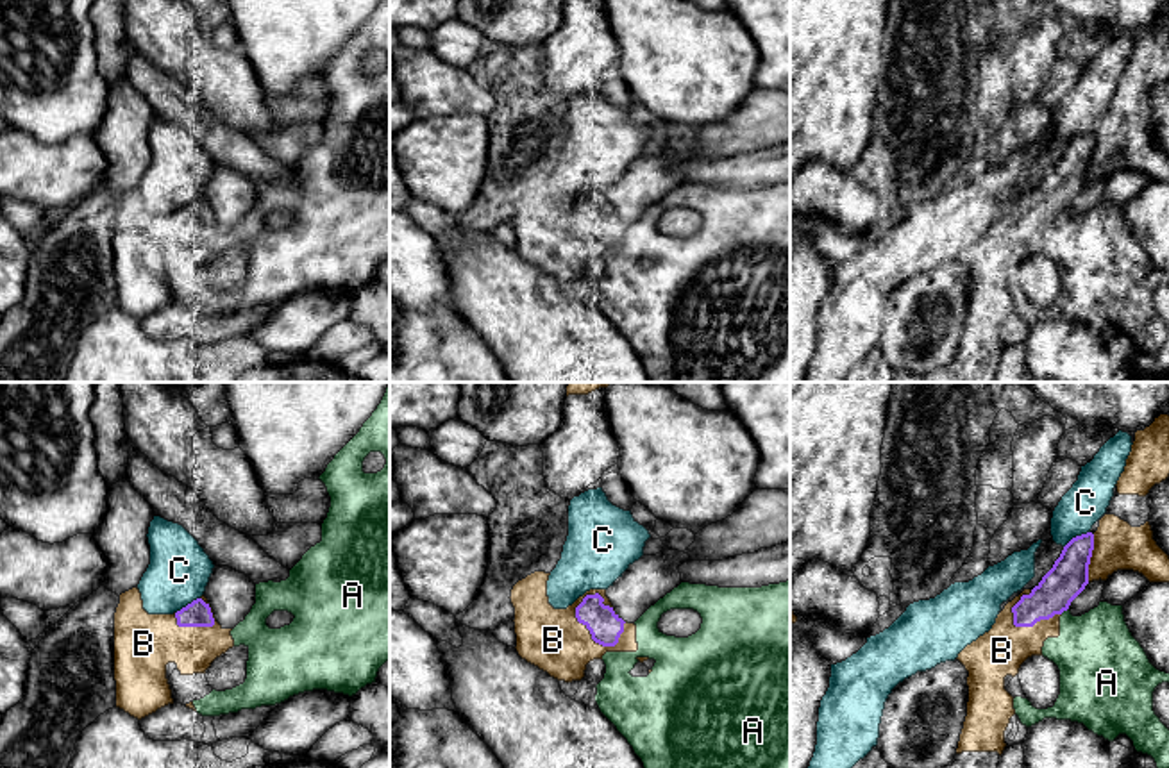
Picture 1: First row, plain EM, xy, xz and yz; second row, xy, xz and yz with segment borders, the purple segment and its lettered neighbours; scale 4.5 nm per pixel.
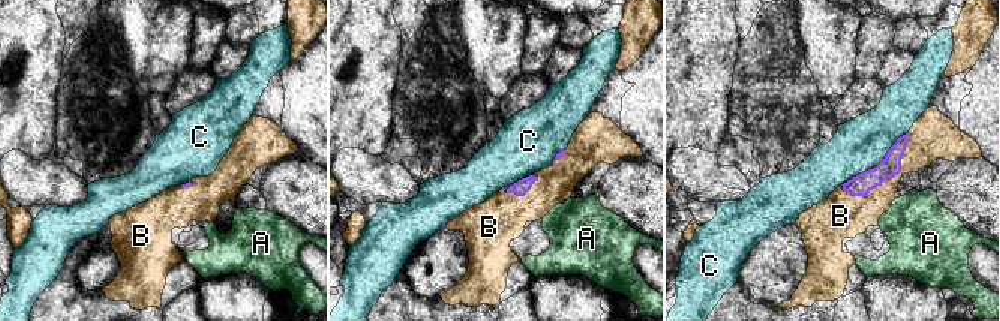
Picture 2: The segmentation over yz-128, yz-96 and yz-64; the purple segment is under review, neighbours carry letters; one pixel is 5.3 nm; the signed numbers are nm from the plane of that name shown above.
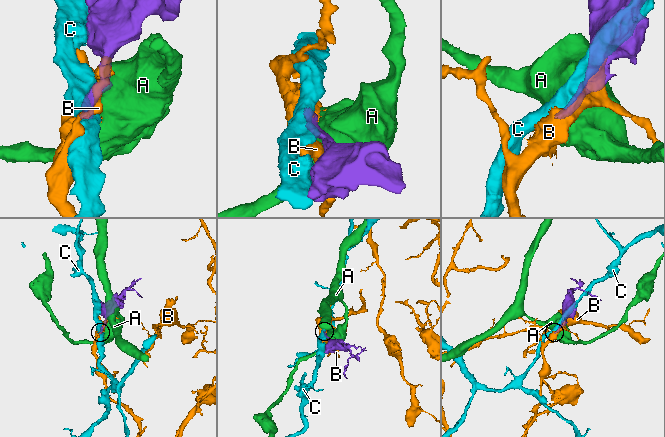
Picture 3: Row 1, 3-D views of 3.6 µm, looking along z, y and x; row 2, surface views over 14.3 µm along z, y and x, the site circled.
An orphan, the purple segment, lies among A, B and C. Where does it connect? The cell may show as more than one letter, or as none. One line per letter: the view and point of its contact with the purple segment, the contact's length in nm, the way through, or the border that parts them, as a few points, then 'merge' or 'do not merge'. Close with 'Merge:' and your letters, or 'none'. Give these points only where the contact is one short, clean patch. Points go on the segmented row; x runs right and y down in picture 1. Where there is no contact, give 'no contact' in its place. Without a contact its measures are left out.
A: meets purple in yz at (1064, 609); contact 50 nm long; do not merge
B: meets purple in xz at (587, 627); contact 280 nm long; merge
C: meets purple in yz at (1076, 536); contact 140 nm long; do not merge
Merge: B

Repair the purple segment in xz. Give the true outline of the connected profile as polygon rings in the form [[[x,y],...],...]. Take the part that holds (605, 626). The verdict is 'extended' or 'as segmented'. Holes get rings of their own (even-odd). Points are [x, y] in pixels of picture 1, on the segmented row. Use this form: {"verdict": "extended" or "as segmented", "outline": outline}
{"verdict": "extended", "outline": [[[534,572],[511,589],[515,607],[517,652],[527,663],[565,682],[581,680],[586,664],[606,652],[636,652],[636,625],[624,622],[613,609],[606,589],[590,589],[567,609],[554,609],[547,597],[551,573]]]}

